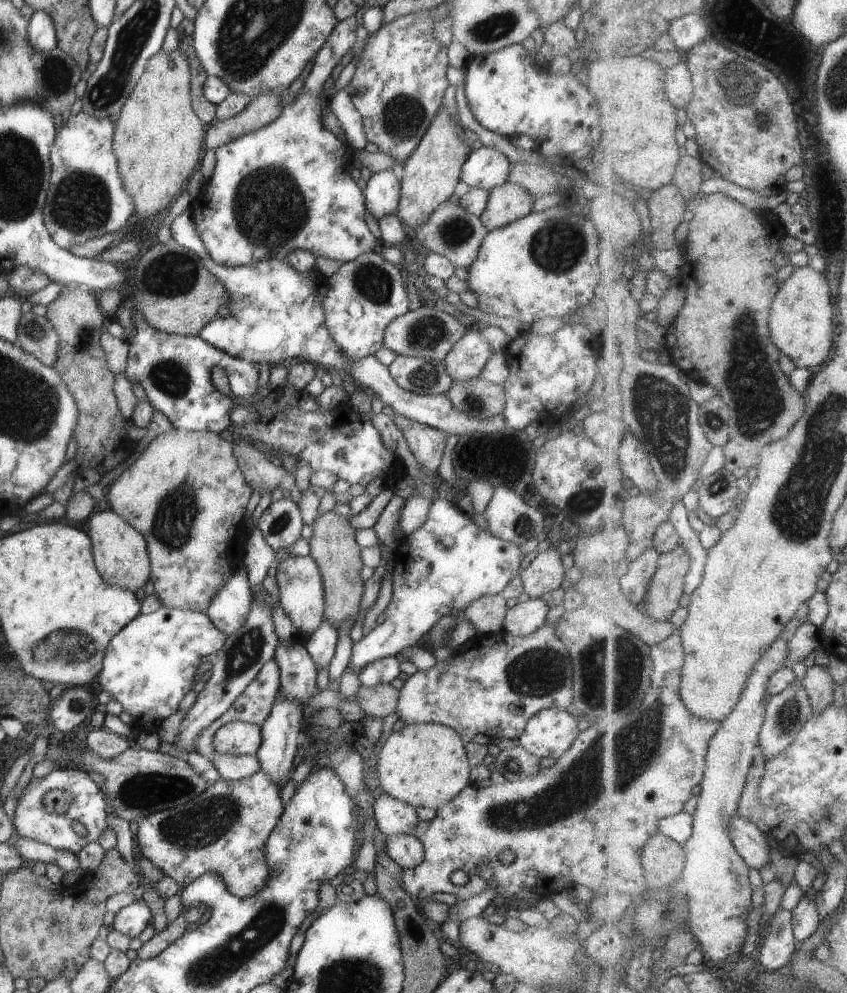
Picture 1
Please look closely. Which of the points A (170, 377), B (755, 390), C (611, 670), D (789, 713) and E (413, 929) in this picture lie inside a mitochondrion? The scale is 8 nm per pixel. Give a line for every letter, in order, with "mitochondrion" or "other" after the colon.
A: mitochondrion
B: mitochondrion
C: mitochondrion
D: mitochondrion
E: mitochondrion

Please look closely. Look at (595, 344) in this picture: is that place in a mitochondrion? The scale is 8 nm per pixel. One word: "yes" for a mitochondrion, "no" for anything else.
no

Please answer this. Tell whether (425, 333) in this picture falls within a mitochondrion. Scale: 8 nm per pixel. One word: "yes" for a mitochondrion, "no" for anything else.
yes

